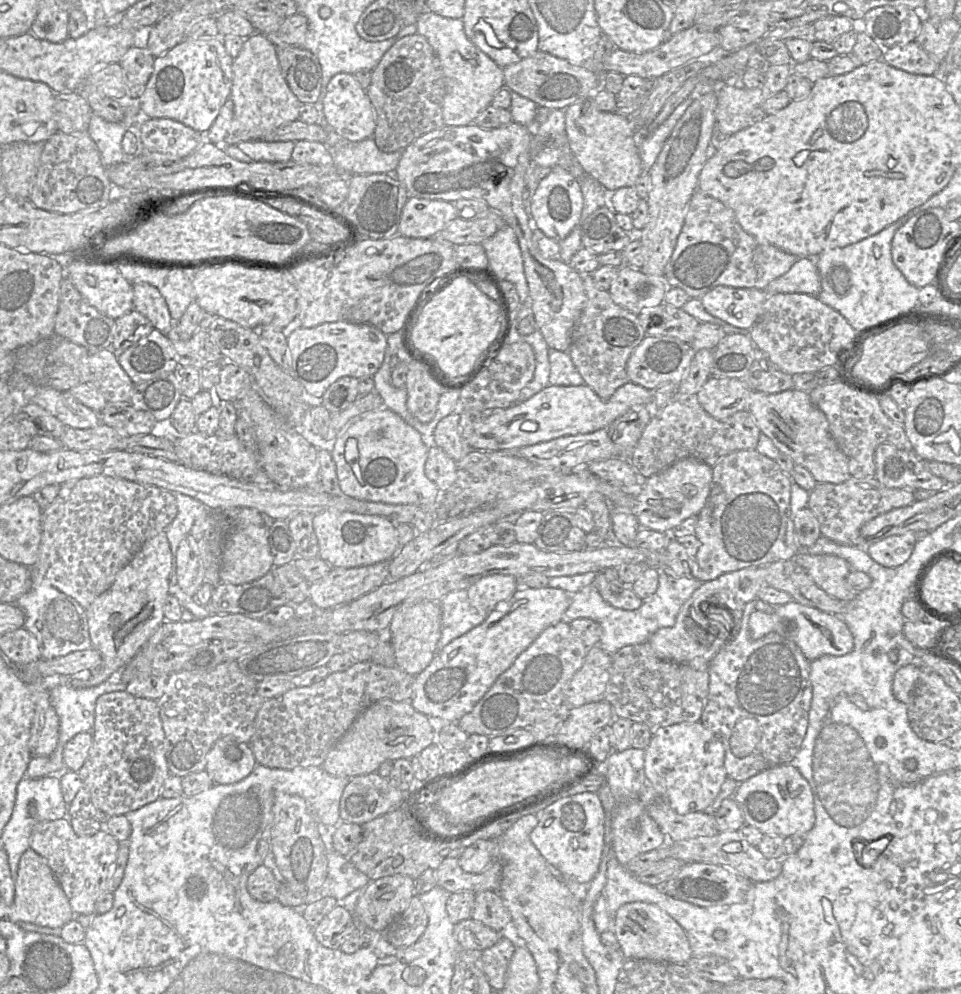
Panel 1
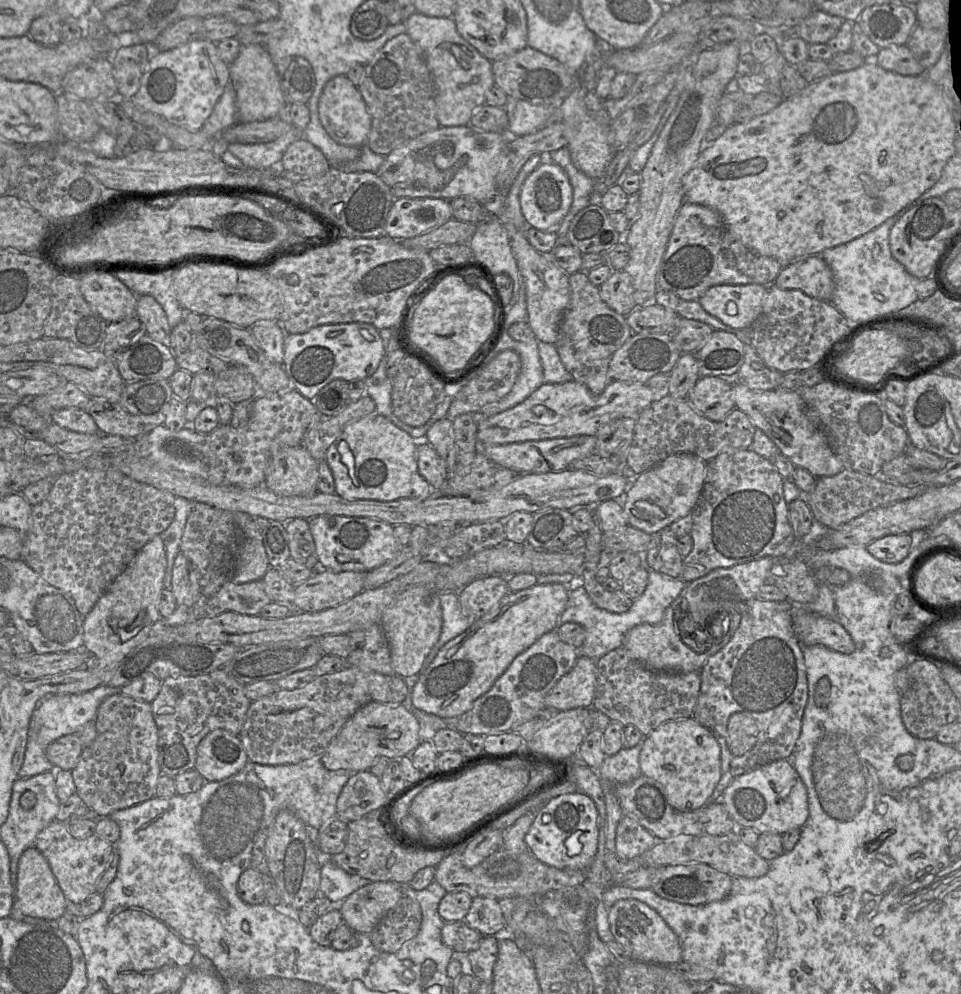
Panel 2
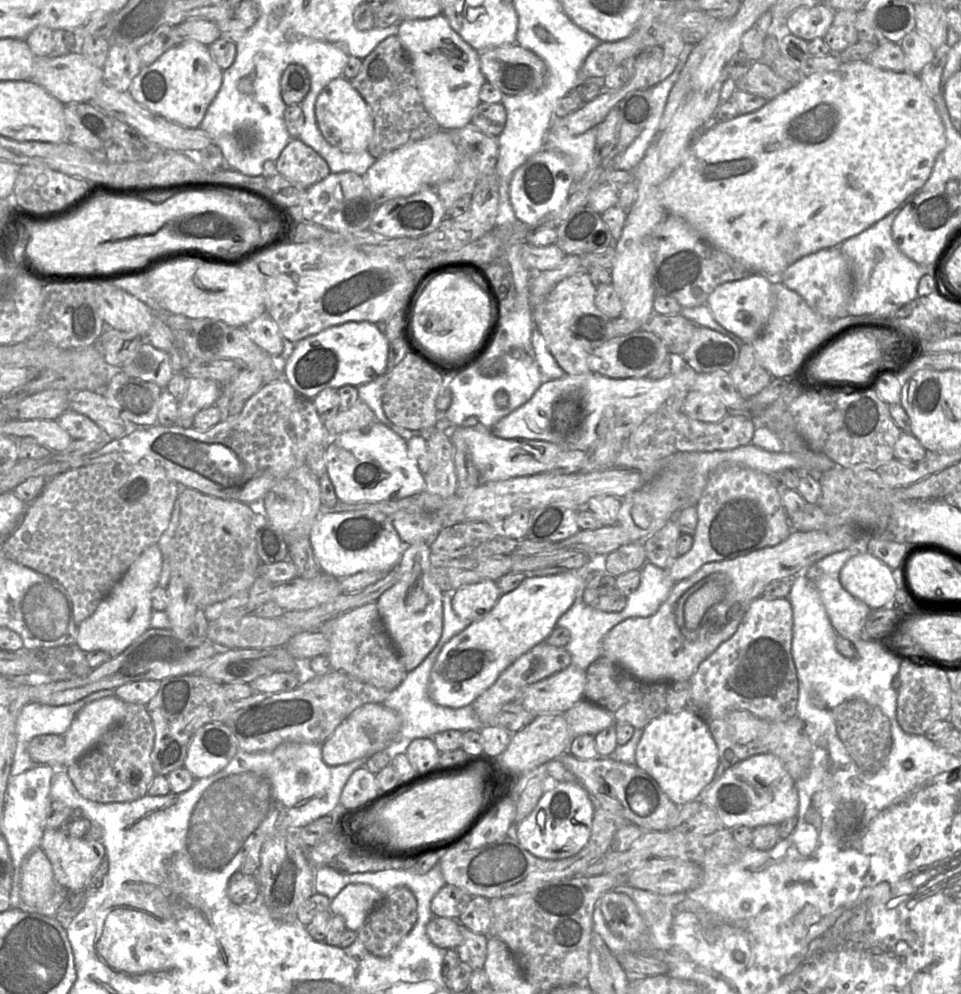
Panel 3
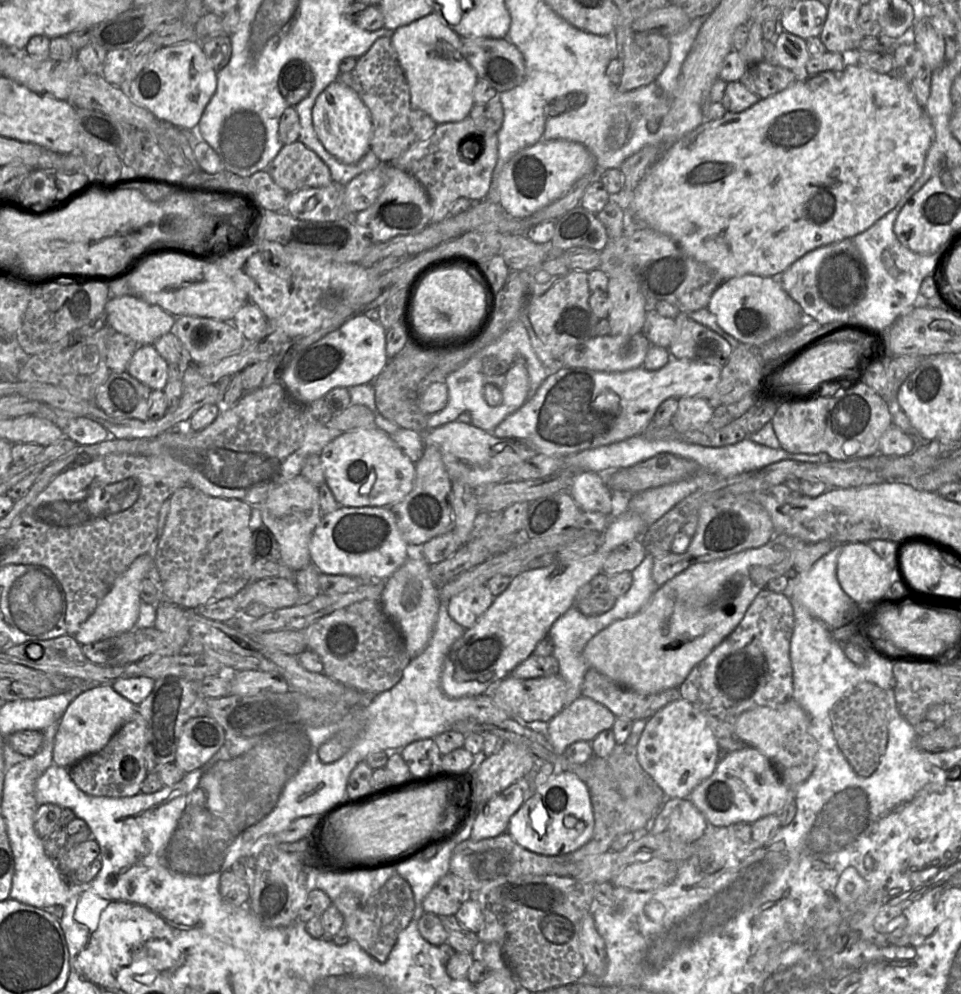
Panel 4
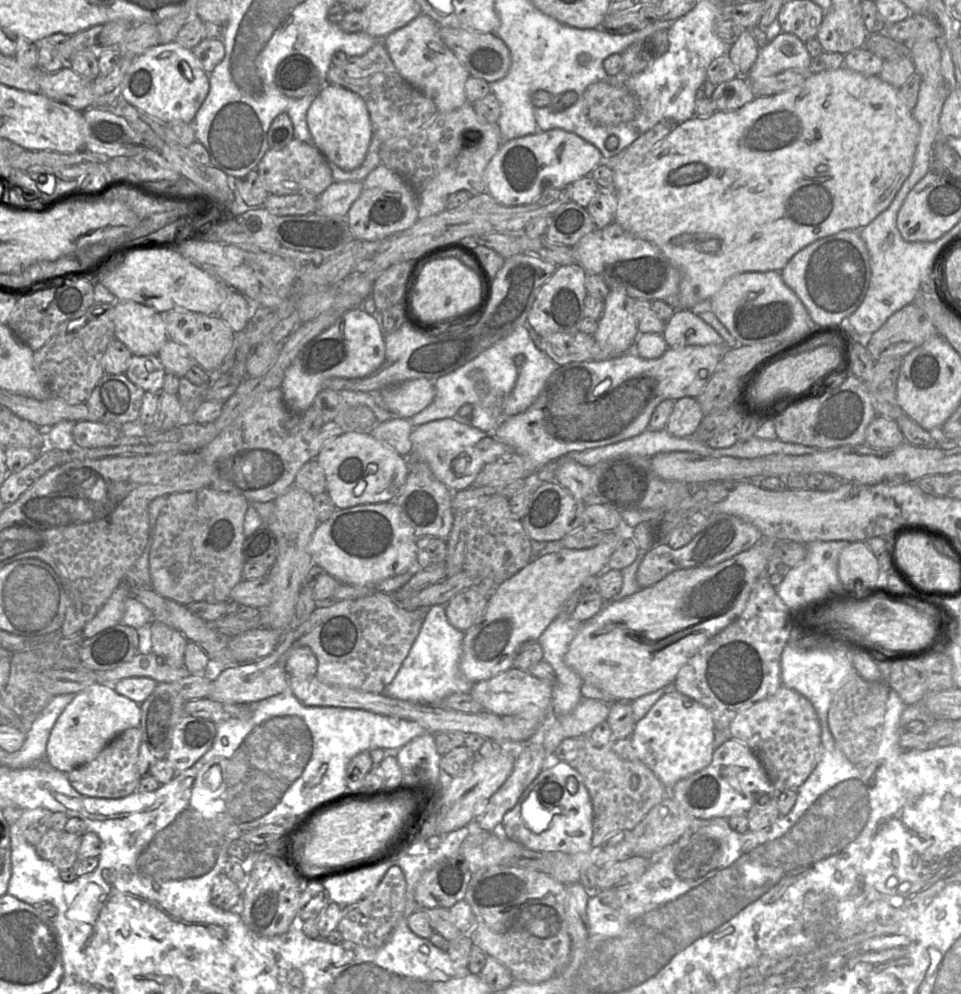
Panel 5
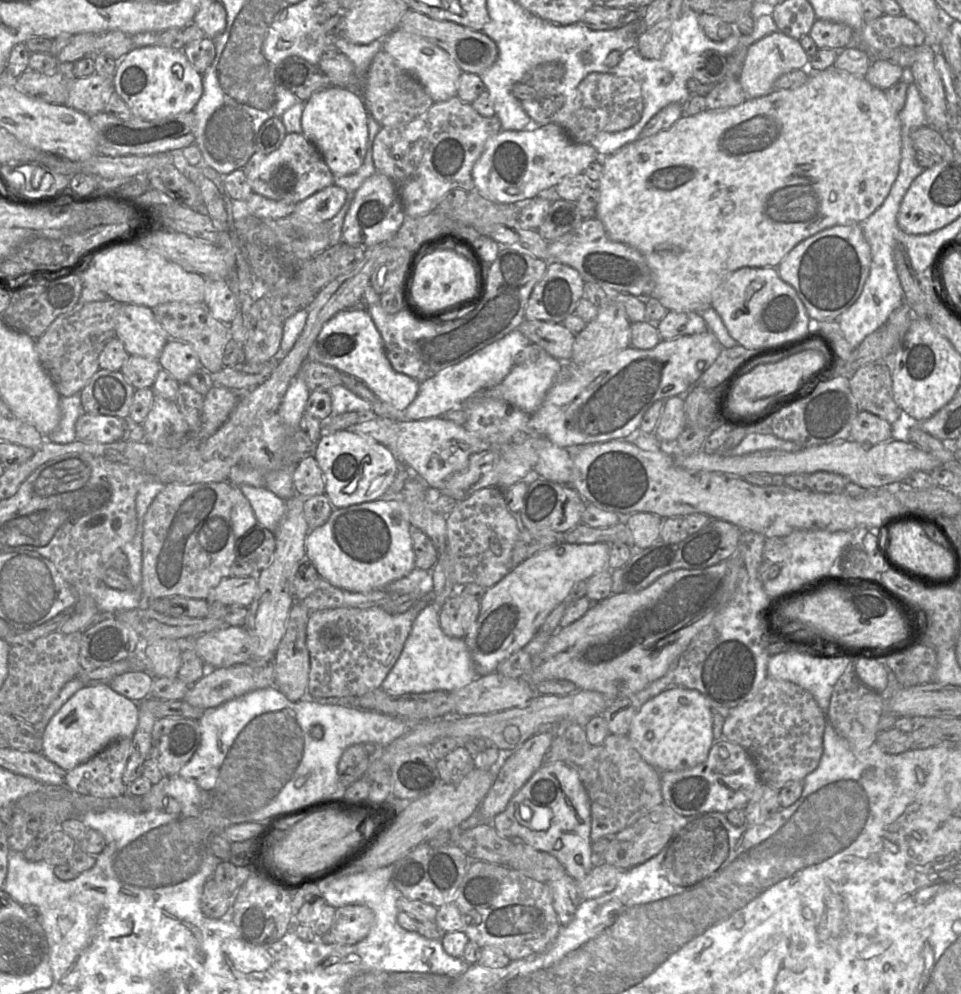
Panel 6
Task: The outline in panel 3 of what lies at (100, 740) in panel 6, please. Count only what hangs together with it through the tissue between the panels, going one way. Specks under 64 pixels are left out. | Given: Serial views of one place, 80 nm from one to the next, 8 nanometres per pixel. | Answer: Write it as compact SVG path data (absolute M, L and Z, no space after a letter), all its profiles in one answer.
M116 695L101 698L84 706L64 734L64 767L72 764L93 747L126 714L126 703Z

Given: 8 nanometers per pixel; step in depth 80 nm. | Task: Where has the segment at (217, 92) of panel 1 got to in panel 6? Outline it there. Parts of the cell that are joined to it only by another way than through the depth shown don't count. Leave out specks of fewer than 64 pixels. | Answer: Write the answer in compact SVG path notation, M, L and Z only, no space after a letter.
M162 45L136 47L118 62L113 76L113 87L114 92L137 117L152 121L193 111L203 94L203 74L191 65L181 49Z

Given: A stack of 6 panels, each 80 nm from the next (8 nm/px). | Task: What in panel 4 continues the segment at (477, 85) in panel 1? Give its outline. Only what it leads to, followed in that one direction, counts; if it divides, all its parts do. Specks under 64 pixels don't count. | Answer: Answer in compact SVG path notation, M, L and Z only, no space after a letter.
M435 13L401 26L390 35L392 45L404 71L411 105L427 113L437 124L459 122L469 116L474 105L473 89L478 76L462 54L462 38L442 24Z

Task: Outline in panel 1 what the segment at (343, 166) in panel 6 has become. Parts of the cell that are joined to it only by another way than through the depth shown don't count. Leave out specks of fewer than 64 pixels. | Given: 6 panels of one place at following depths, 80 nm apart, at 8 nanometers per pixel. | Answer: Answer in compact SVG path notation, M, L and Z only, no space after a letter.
M338 73L334 75L326 87L322 104L327 124L340 137L351 142L373 137L376 127L375 111L366 91L362 89L353 74Z

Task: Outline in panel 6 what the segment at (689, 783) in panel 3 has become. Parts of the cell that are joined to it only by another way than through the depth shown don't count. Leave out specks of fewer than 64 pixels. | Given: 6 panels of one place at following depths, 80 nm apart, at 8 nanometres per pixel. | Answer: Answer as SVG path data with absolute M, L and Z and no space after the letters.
M666 689L637 710L628 738L641 757L660 772L691 769L706 761L714 743L712 710L696 690Z

